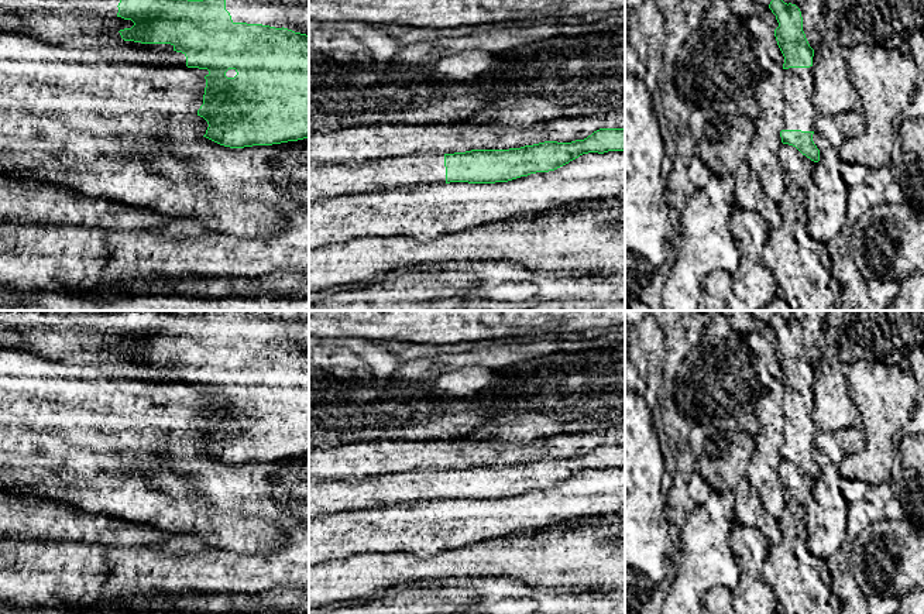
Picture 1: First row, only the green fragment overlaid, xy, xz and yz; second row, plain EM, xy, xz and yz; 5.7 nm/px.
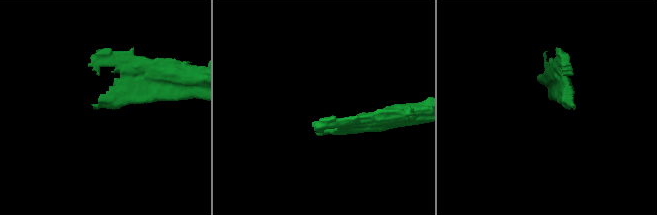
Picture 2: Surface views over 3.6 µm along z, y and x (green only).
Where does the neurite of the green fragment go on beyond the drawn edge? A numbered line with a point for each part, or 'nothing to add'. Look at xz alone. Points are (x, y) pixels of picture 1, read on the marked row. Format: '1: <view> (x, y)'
1: xz (428, 168)

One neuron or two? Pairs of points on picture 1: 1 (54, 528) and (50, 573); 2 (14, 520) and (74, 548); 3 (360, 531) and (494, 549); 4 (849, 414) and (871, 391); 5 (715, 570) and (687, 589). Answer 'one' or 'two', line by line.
1: two
2: two
3: two
4: two
5: one

